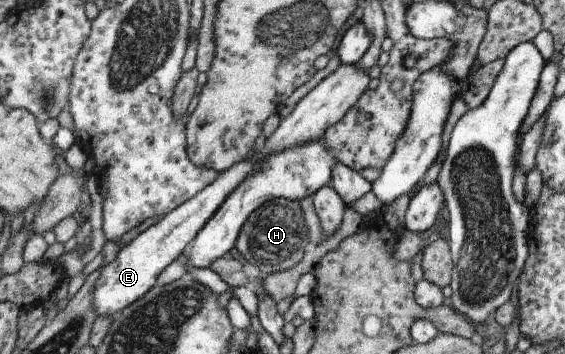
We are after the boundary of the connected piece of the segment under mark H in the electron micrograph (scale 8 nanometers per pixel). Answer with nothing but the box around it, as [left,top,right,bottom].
[235,198,311,275]

